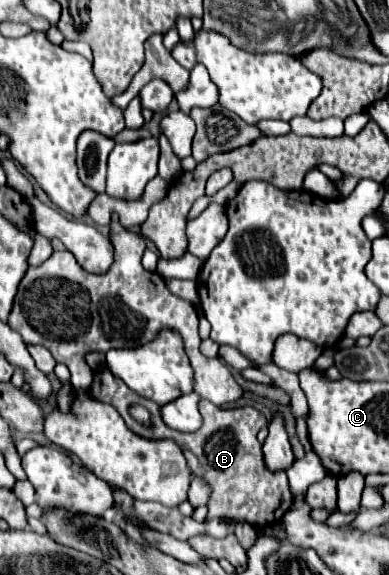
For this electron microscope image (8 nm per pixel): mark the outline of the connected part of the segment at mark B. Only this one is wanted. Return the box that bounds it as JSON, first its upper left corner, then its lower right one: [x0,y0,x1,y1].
[95,369,293,525]

